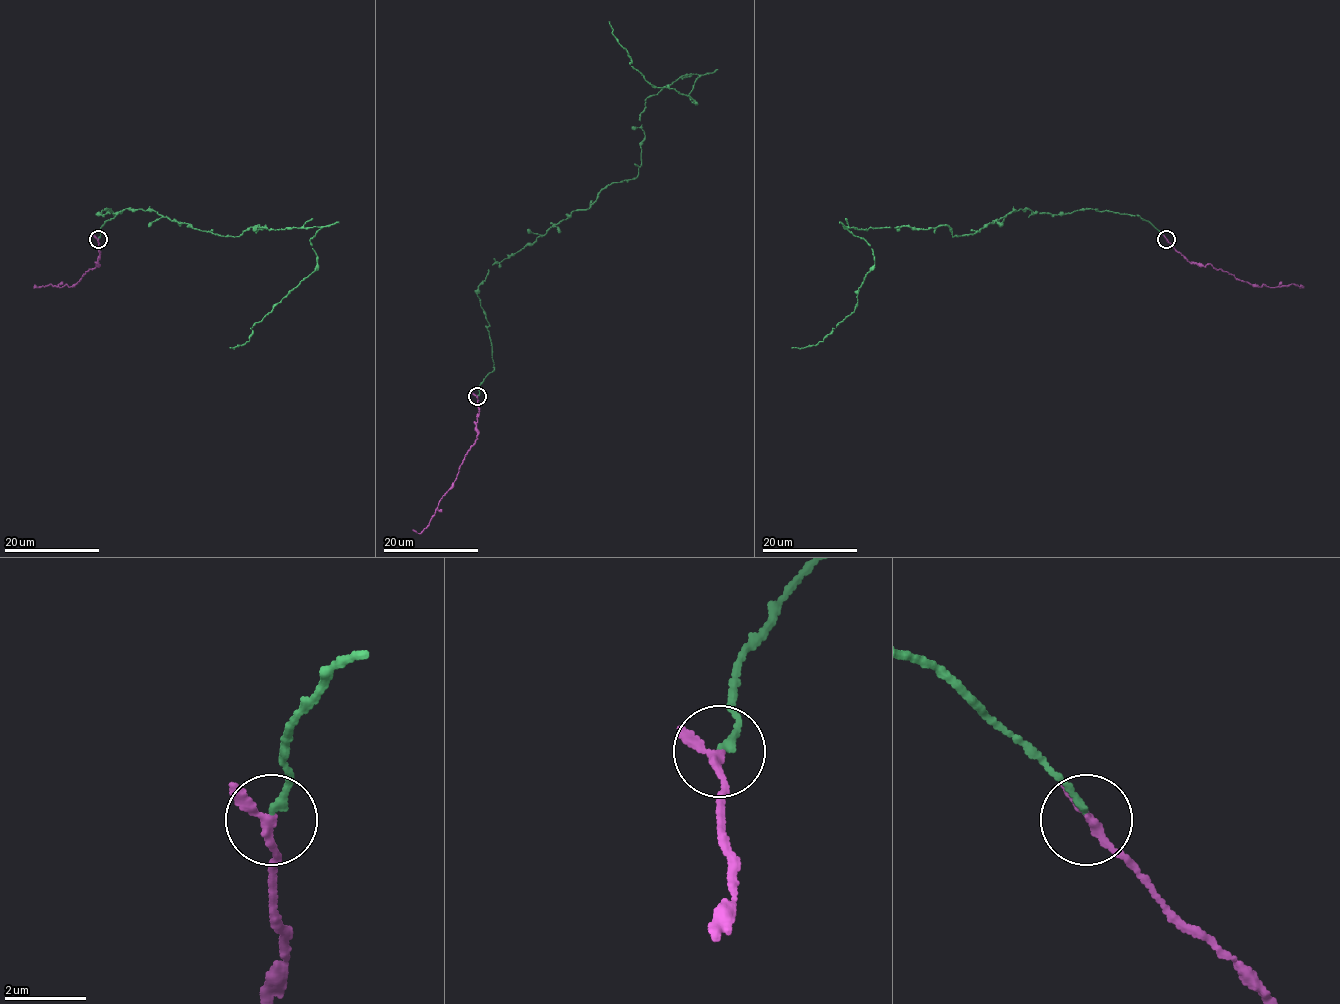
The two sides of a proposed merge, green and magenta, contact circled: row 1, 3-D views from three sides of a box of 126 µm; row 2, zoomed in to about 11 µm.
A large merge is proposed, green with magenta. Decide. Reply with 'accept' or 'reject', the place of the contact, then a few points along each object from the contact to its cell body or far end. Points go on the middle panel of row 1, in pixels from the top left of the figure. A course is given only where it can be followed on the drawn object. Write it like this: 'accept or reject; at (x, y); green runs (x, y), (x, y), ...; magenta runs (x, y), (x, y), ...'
accept; at (477, 396); green runs (477, 395), (492, 265), (634, 179), (645, 100), (696, 73), (696, 104), (631, 66), (608, 21); magenta runs (477, 395), (476, 441), (430, 523), (419, 533), (412, 530)

